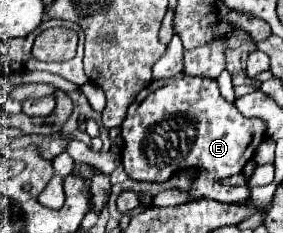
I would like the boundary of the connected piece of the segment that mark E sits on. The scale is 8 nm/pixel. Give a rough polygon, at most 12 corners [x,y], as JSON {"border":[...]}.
{"border":[[212,77],[144,87],[122,123],[136,181],[196,169],[190,199],[242,203],[266,131]]}

